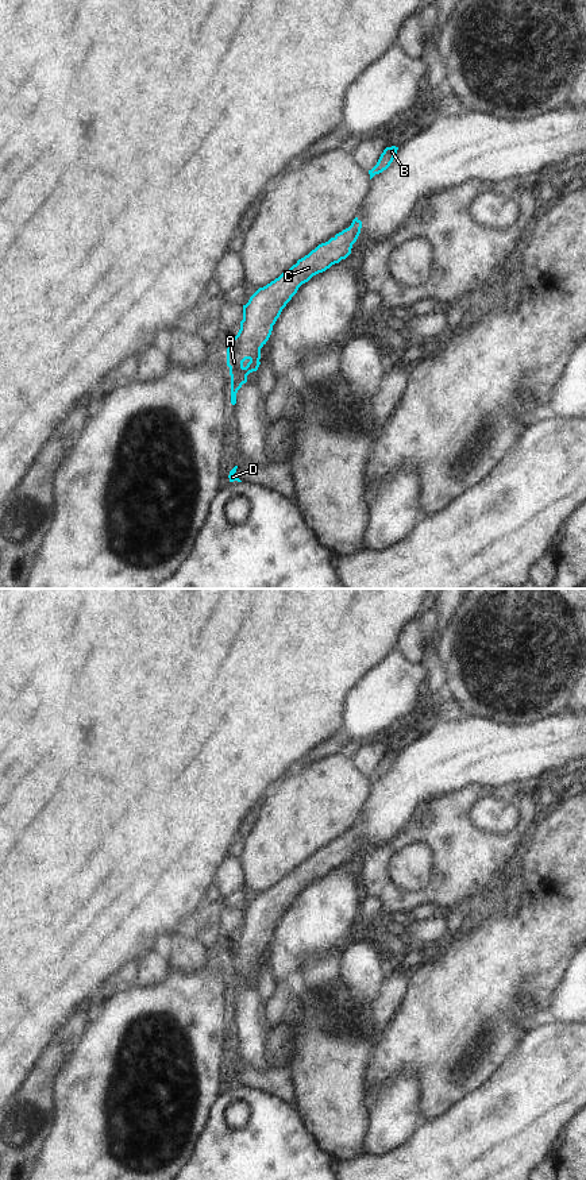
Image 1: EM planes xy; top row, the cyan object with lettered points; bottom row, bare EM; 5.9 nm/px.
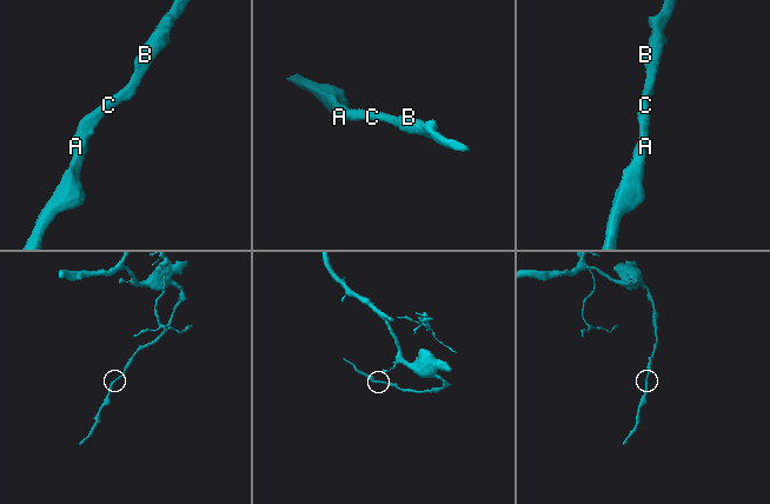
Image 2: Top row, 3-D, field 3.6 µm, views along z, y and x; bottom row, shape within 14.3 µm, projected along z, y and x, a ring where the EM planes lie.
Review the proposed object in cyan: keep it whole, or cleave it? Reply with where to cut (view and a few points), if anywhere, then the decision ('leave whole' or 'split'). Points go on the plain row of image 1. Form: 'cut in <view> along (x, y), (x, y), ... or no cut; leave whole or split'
no cut; leave whole

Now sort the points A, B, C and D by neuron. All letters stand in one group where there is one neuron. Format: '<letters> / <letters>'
A B C D

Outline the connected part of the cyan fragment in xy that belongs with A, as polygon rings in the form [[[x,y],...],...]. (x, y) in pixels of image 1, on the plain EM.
[[[355,822],[351,830],[328,847],[319,849],[308,860],[298,864],[289,875],[263,892],[259,892],[243,910],[243,925],[238,940],[227,948],[227,971],[231,980],[231,1009],[236,1009],[236,998],[247,980],[257,976],[261,953],[269,945],[273,930],[282,914],[297,898],[298,892],[313,880],[325,876],[351,859],[362,833]]]

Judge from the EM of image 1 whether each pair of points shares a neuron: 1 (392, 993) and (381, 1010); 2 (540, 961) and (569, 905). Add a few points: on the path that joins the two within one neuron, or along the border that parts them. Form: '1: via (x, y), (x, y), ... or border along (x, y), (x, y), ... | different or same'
1: via (390, 997), (385, 1006) | same
2: via (540, 948), (540, 933), (555, 918) | same

